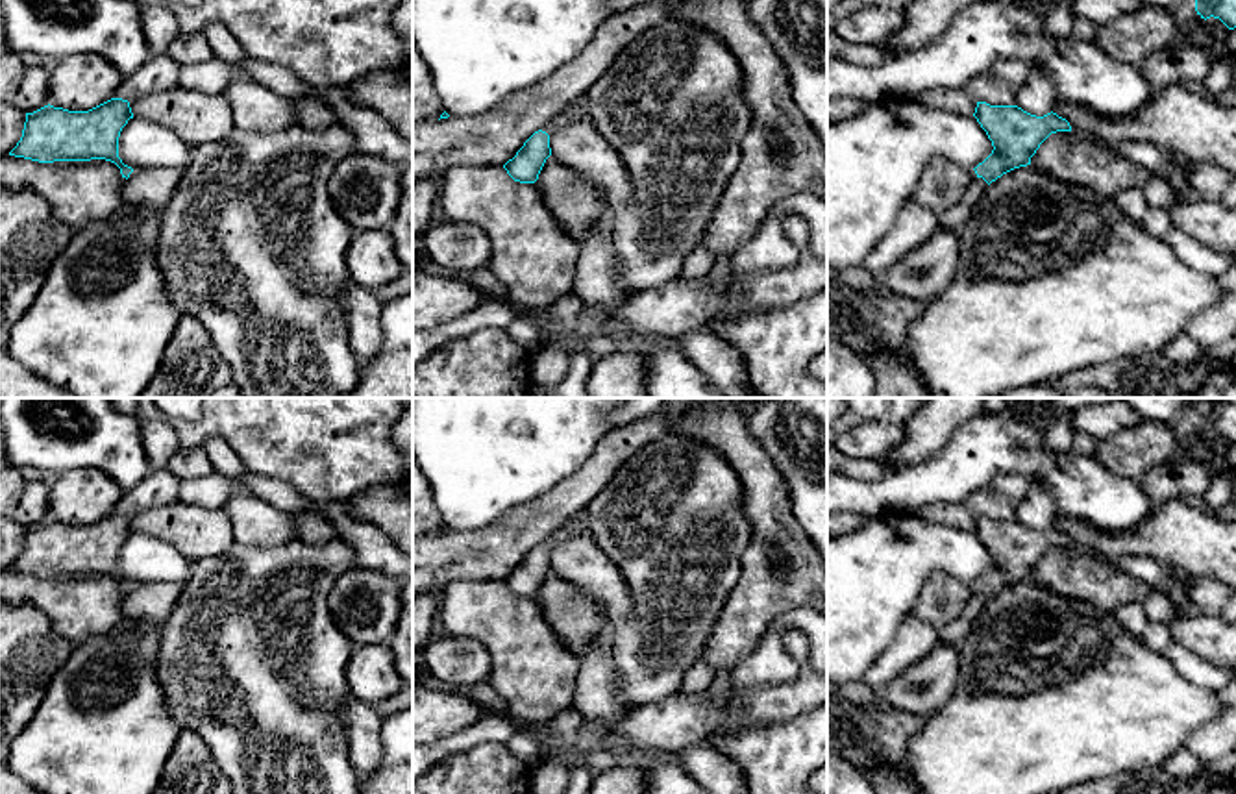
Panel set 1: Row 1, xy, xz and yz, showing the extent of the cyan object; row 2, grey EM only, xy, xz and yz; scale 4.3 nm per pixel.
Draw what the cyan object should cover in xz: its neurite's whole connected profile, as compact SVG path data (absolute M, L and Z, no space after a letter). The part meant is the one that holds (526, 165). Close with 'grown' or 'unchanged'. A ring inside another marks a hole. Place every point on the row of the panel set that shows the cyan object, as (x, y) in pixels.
M587 93L575 98L562 113L559 113L548 128L535 131L524 146L509 159L503 168L507 174L520 183L535 183L538 174L551 155L550 135L551 128L559 128L570 122L579 122L587 118L588 98Z; grown

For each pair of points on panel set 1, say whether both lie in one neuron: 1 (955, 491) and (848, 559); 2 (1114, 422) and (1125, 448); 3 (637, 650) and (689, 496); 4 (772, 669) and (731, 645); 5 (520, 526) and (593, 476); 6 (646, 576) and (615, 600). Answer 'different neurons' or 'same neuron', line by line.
1: different neurons
2: different neurons
3: same neuron
4: different neurons
5: same neuron
6: different neurons

